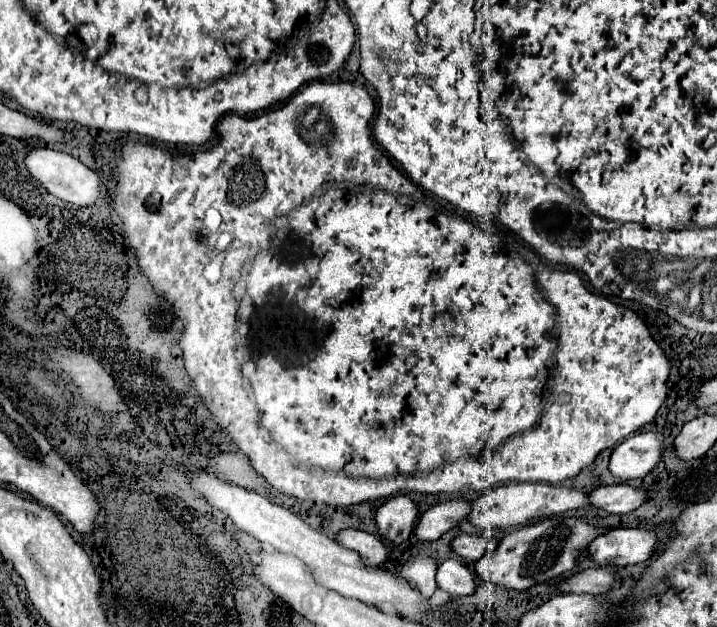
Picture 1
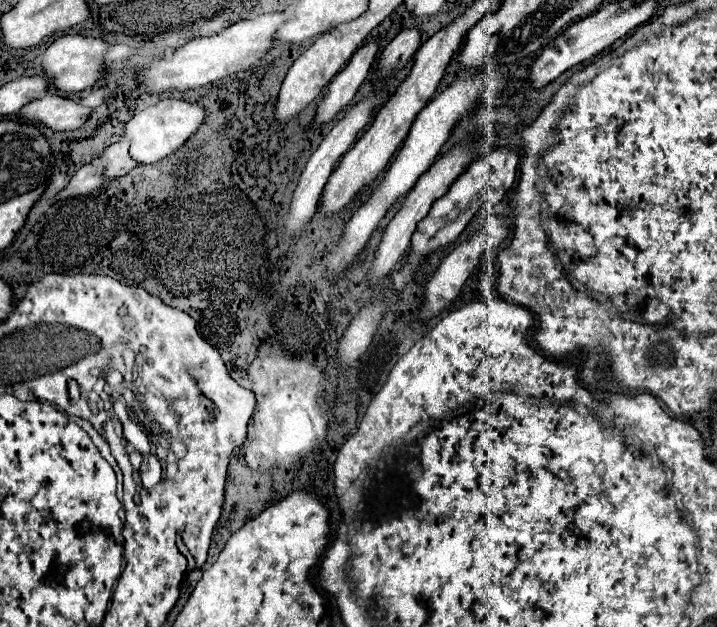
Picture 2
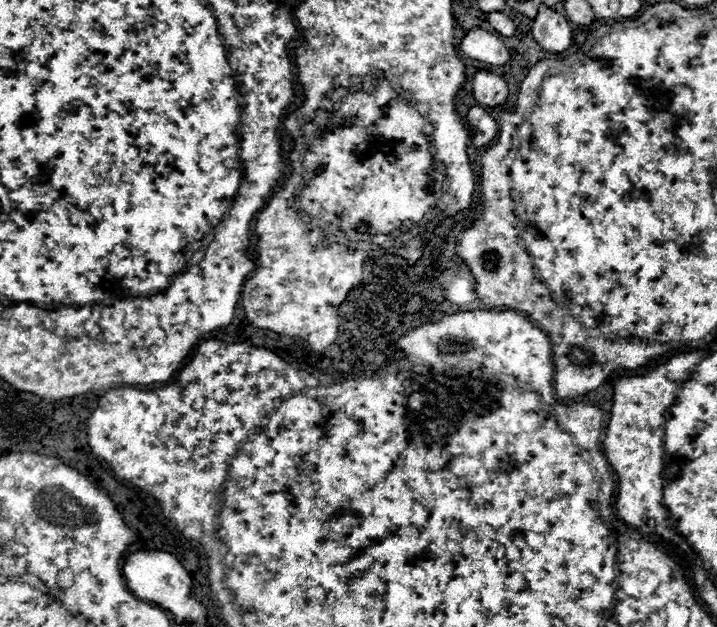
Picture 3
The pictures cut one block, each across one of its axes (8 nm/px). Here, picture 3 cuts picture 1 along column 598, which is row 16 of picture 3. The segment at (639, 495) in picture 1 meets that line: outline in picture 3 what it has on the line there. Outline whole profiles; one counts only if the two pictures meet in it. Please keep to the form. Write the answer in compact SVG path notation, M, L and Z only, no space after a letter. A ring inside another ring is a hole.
M490 12L488 14L488 22L490 22L490 26L498 32L498 34L502 34L502 36L512 36L514 34L514 22L506 16L506 14L502 14L502 12Z

